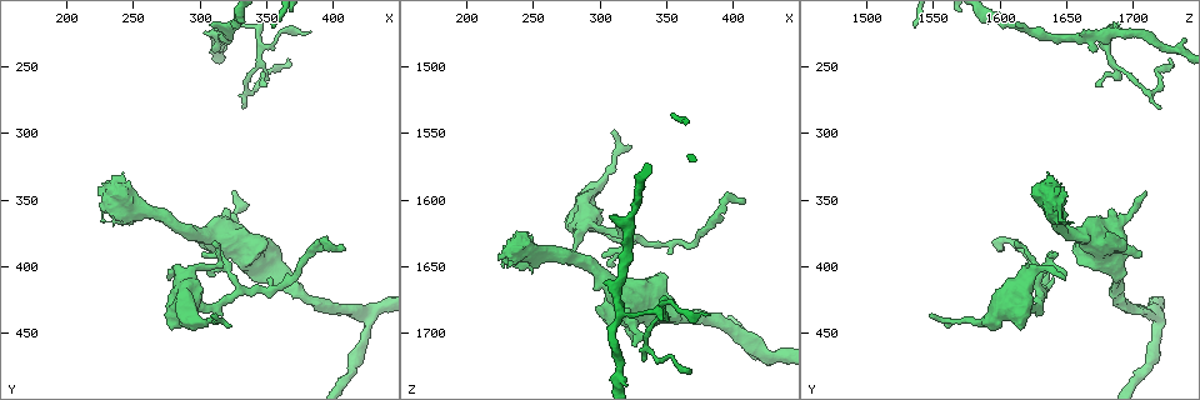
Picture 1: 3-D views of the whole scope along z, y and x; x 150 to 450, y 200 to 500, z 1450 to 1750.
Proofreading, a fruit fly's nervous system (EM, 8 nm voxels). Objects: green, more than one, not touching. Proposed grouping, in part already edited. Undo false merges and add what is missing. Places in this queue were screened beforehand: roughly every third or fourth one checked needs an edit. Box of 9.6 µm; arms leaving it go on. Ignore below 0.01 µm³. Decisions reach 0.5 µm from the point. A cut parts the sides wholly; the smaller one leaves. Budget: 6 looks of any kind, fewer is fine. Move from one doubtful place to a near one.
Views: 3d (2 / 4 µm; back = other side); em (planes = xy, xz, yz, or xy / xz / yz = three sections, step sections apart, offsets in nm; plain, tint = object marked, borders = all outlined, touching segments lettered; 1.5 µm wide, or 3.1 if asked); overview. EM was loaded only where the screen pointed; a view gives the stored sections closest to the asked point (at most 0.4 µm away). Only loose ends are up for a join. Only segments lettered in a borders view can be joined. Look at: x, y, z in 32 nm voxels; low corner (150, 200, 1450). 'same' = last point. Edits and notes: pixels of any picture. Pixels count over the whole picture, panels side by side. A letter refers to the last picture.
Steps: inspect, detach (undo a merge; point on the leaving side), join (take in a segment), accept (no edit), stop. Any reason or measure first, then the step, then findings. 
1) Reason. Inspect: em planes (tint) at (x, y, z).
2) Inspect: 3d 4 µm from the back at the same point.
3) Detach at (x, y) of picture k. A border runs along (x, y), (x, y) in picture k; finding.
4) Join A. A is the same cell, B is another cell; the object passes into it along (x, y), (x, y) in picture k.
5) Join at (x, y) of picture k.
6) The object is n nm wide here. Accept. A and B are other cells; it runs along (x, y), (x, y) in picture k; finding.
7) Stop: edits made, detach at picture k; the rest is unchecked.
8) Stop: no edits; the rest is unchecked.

Free end. Inspect: em planes (borders) at (278, 408, 1650).

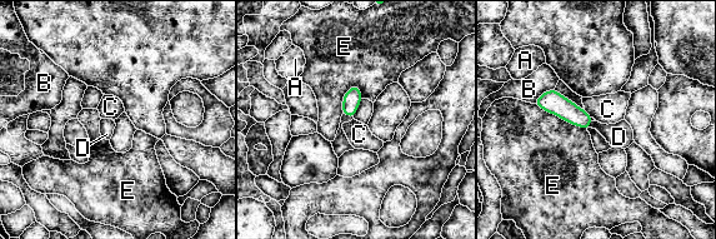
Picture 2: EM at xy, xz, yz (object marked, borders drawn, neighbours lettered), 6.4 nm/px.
The longest contact is with E, 380 nm. Join D. D is the same cell, A, B, C and E are other cells; it goes on there.

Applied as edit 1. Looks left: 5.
Inspect: overview.

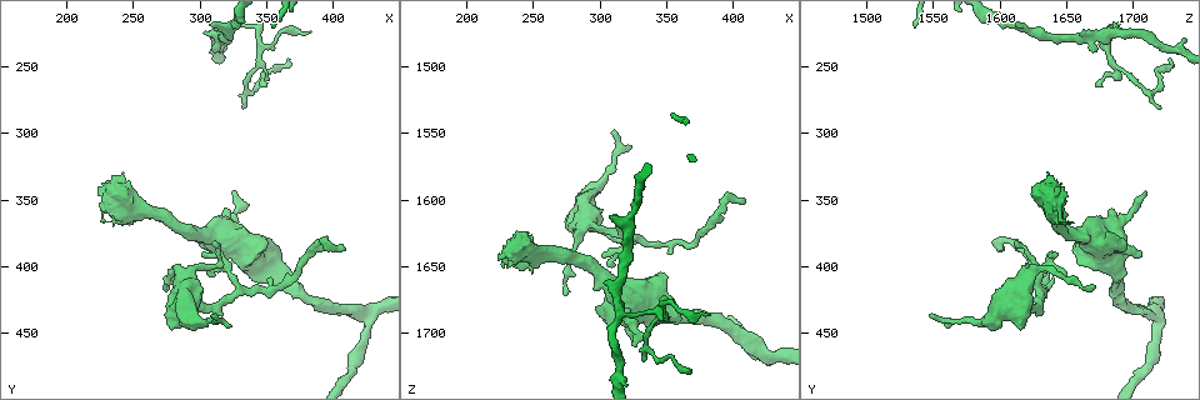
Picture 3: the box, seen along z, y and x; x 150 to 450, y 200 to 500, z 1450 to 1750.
An open end. Inspect: 3d 4 µm at (380, 226, 1686).

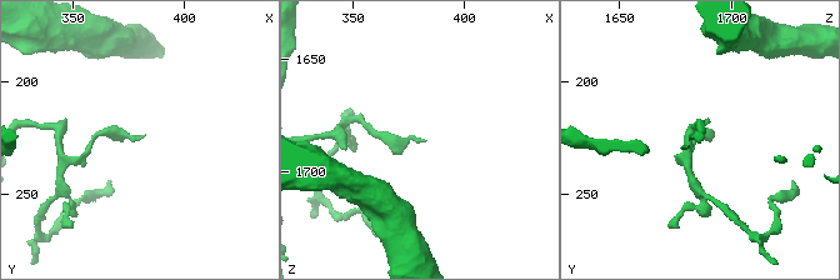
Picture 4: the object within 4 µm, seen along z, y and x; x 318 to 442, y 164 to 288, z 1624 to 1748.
Need the tissue. Inspect: em 3.1 µm xz step 16 (tint) at (381, 225, 1687).

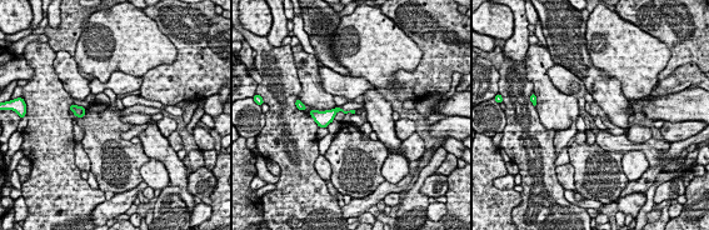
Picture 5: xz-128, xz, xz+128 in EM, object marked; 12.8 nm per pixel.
Inspect: em 3.1 µm planes (borders) at the same point.

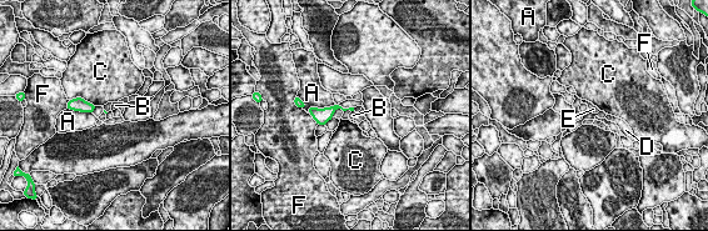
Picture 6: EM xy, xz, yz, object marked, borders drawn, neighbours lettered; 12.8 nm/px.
Accept. A, B, C, D, E and F are other cells; a border runs along (350, 110), (344, 111) in picture 6; no lettered segment goes on from it.

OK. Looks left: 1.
Stop: edits made, join at picture 2; the rest is unchecked.

